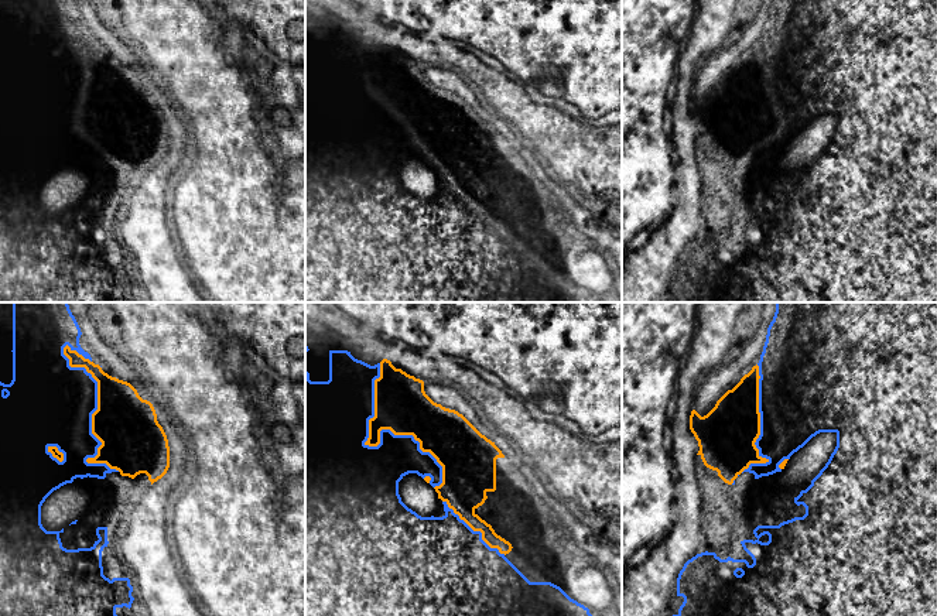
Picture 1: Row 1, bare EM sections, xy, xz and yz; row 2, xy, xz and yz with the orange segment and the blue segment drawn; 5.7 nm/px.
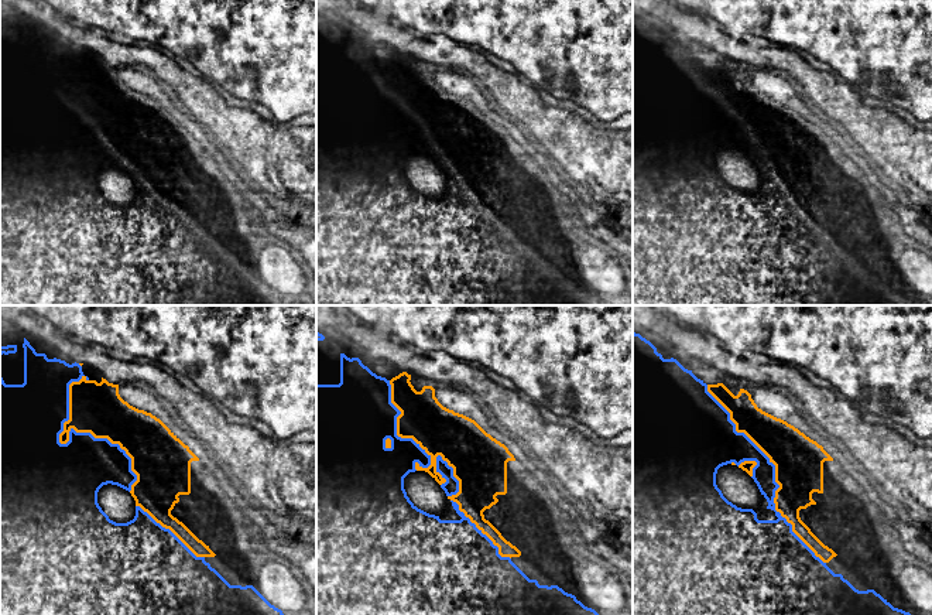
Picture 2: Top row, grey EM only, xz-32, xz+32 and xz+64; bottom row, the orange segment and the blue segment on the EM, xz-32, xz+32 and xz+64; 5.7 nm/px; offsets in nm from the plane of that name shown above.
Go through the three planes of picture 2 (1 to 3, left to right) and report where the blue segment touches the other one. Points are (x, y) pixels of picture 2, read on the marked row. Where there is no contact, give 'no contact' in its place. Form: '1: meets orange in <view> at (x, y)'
1: meets orange in xz-32 at (74, 429)
2: meets orange in xz+32 at (397, 430)
3: meets orange in xz+64 at (775, 472)

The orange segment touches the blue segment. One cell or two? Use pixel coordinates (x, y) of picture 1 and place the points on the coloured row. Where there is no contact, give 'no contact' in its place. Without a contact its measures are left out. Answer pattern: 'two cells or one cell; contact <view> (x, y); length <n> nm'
two cells; contact xz (379, 440); length 800 nm

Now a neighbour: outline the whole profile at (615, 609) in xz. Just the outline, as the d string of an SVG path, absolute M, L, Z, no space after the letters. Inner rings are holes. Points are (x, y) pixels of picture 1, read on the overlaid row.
M615 593L612 598L612 605L602 610L596 610L587 605L584 605L584 606L589 609L589 613L592 616L622 616L622 593Z

